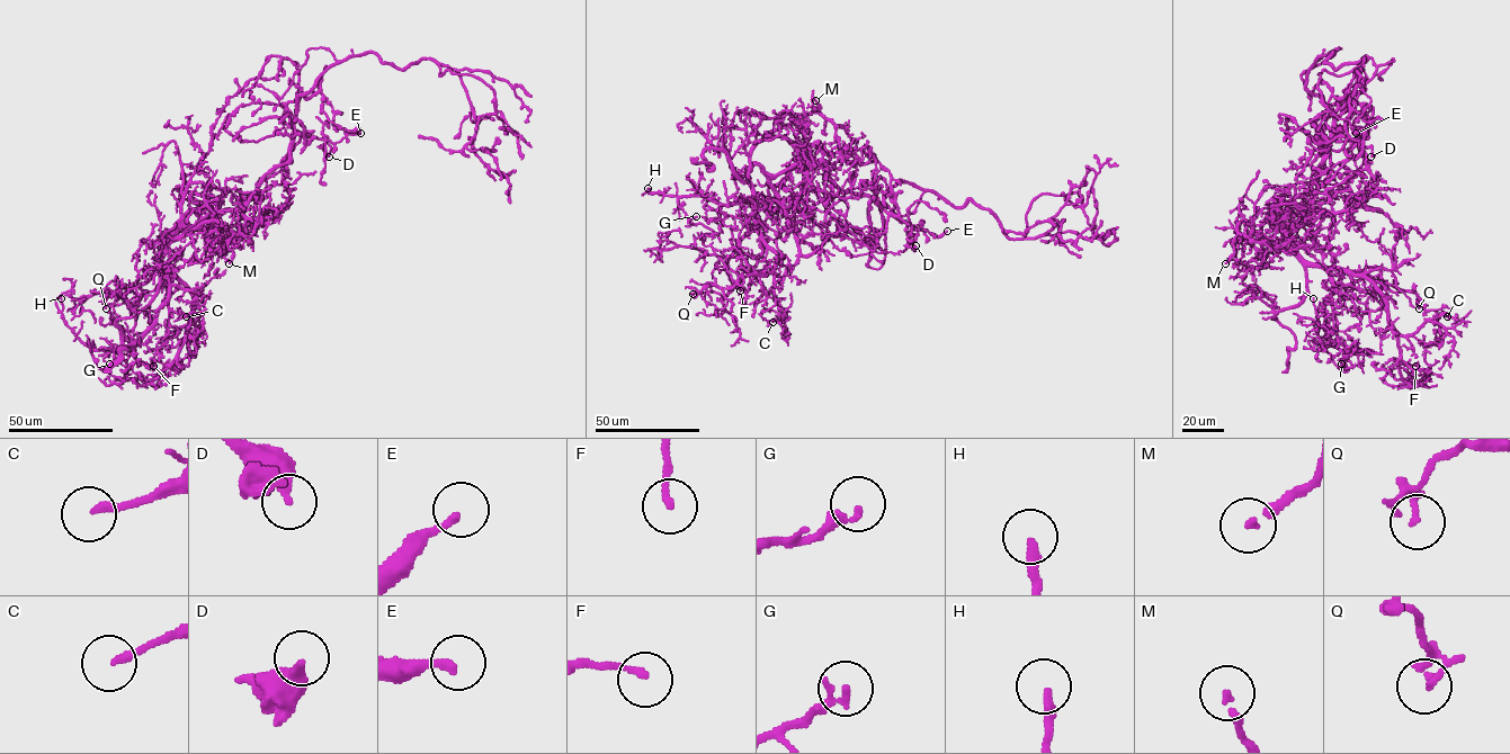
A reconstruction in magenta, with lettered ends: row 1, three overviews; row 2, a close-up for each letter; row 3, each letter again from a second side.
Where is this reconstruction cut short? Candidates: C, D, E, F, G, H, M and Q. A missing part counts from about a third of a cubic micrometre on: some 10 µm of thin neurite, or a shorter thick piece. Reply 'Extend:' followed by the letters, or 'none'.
Extend: C, E, H, M

